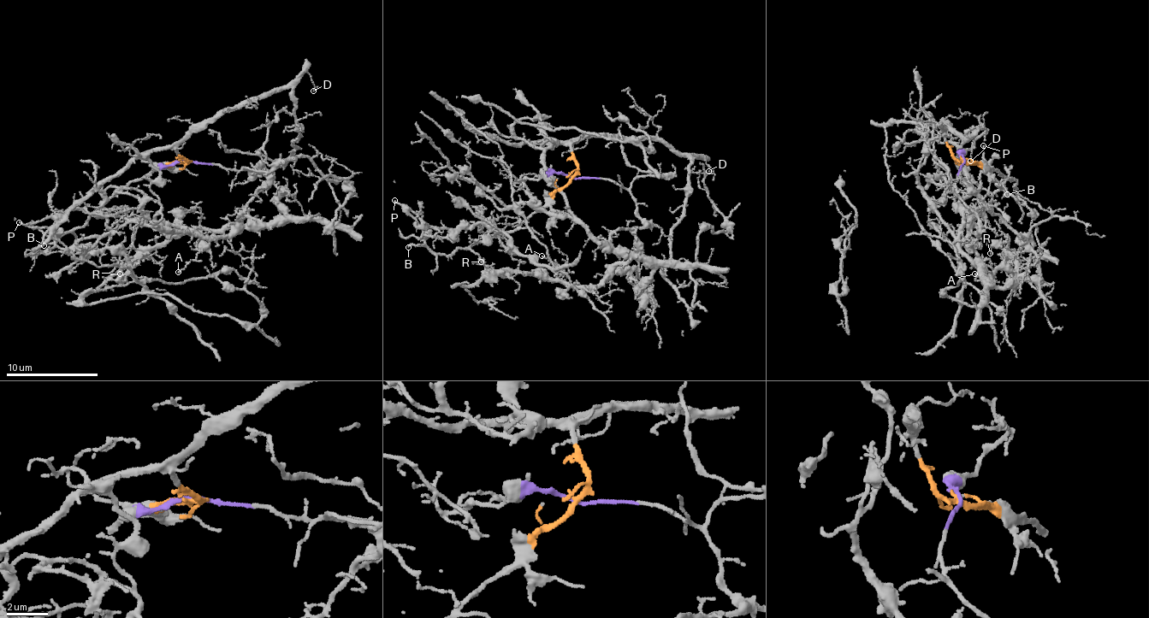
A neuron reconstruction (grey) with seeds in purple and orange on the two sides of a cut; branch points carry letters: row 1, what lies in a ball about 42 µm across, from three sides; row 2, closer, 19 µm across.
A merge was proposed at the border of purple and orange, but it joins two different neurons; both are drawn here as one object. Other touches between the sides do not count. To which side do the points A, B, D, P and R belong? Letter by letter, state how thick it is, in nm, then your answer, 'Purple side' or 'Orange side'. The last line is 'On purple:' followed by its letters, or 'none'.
A: Thickness 110 nm. Purple side
B: Thickness 160 nm. Orange side
D: Thickness 110 nm. Orange side
P: Thickness 160 nm. Orange side
R: Thickness 110 nm. Purple side
On purple: A, R

